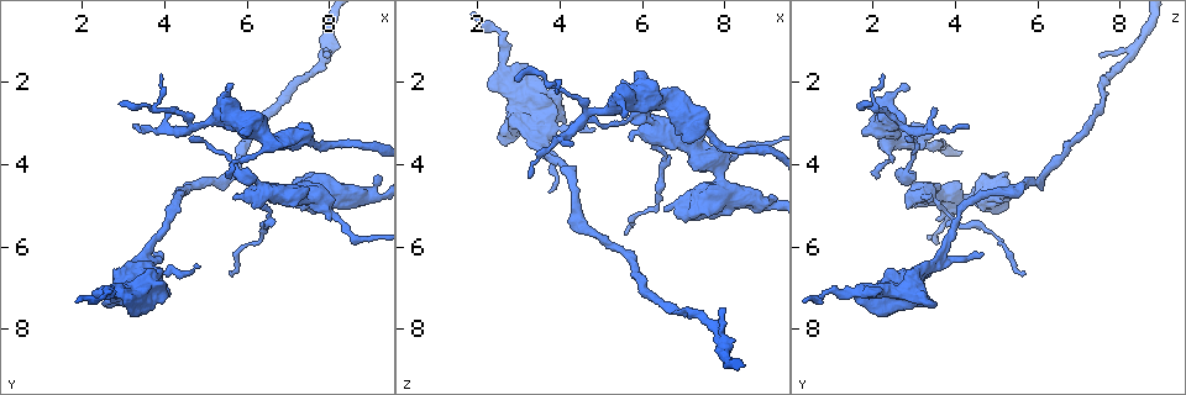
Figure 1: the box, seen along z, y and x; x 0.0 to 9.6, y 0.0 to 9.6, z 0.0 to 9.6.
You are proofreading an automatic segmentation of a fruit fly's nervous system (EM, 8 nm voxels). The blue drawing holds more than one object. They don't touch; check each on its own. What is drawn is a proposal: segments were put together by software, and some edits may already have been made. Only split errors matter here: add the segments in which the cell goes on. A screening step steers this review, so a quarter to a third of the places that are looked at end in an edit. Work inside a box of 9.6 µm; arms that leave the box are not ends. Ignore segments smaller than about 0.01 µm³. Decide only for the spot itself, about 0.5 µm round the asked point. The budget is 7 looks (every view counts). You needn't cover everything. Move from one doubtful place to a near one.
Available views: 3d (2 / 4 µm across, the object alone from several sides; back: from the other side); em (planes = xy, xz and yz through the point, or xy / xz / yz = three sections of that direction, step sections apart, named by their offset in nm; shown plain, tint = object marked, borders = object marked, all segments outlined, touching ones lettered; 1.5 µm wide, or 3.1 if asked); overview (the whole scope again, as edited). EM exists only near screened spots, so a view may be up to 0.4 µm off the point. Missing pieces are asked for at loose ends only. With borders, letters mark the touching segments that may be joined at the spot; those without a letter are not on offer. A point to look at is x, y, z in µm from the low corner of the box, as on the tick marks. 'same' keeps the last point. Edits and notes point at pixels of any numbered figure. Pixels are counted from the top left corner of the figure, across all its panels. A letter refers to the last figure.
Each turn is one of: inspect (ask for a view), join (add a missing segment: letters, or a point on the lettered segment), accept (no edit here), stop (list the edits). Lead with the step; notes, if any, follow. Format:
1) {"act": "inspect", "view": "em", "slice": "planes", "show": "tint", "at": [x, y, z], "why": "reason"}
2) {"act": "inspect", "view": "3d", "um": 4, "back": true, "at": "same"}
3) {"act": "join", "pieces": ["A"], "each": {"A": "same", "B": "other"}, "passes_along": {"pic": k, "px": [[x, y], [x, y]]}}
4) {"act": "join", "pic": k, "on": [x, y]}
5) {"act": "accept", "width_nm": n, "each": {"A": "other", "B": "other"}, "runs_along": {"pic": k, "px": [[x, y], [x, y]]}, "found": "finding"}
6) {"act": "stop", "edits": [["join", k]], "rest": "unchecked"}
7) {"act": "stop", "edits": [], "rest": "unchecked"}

{"act": "inspect", "view": "3d", "um": 4, "at": [8.00, 1.45, 7.45], "why": "tapers out"}

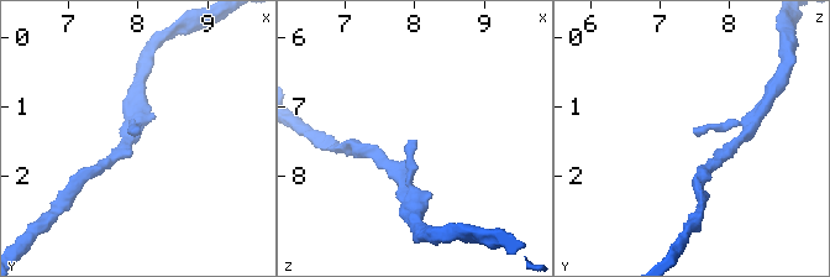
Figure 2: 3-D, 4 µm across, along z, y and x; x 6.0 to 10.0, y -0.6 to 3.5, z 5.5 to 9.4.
{"act": "inspect", "view": "em", "slice": "xy", "step": 4, "show": "tint", "at": [7.95, 1.35, 7.45]}

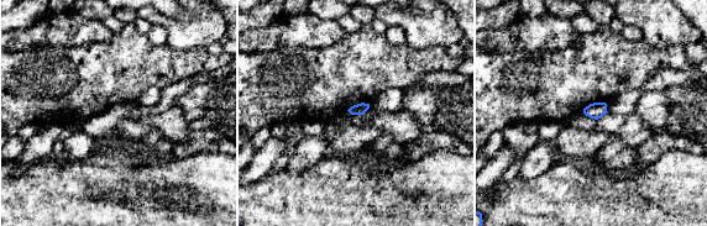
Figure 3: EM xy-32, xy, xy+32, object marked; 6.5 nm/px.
{"act": "inspect", "view": "em", "slice": "xz", "step": 8, "show": "borders", "at": "same", "why": "cut it another way"}

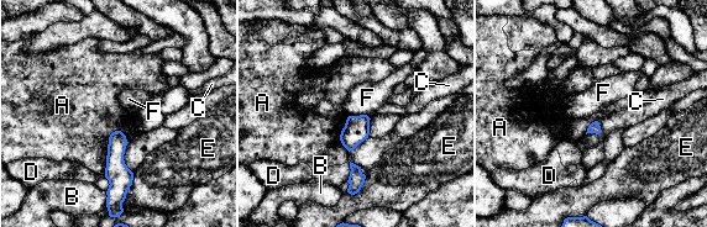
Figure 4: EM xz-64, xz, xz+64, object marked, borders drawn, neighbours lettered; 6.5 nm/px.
{"act": "accept", "each": {"A": "other", "B": "other", "C": "other", "D": "other", "E": "other", "F": "other"}, "found": "none of them fits"}

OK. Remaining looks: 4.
{"act": "inspect", "view": "em", "slice": "planes", "show": "borders", "at": [5.85, 4.85, 3.50], "why": "an open end"}

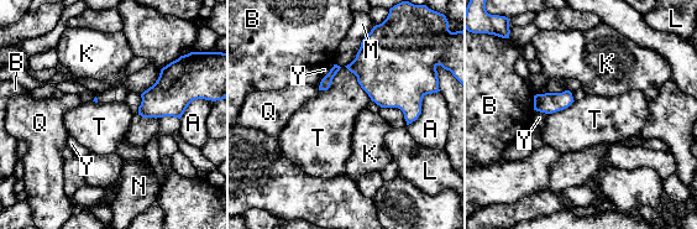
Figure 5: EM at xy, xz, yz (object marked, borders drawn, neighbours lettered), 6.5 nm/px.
{"act": "accept", "longest_contact_nm": ["M", 300], "each": {"A": "other", "B": "other", "K": "other", "L": "other", "M": "other", "N": "other", "Q": "other", "T": "other", "Y": "other"}, "border": {"pic": 5, "px": [[345, 66], [371, 99]]}, "found": "no lettered segment goes on from it"}

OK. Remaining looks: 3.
{"act": "inspect", "view": "em", "slice": "planes", "show": "tint", "at": [2.70, 7.40, 3.55], "why": "branch stops here"}

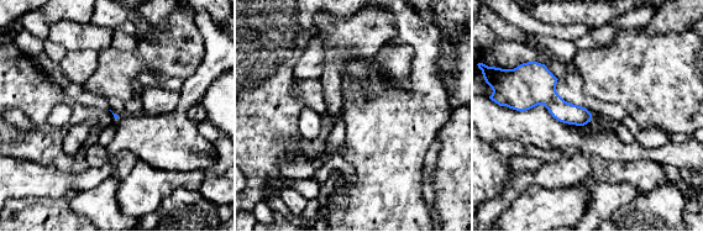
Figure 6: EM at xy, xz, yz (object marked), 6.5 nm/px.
{"act": "inspect", "view": "em", "slice": "planes", "show": "borders", "at": "same"}

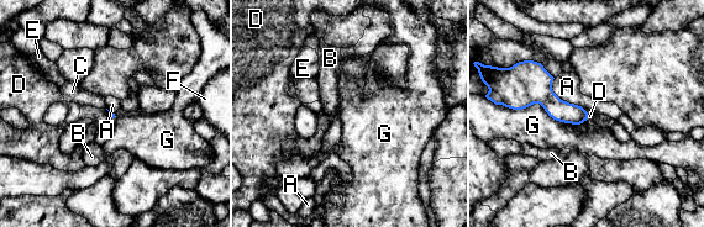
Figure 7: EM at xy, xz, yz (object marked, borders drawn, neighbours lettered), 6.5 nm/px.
{"act": "accept", "each": {"A": "other", "B": "other", "C": "other", "D": "other", "E": "other", "F": "other", "G": "other"}, "border": {"pic": 7, "px": [[553, 78], [552, 90], [588, 114]]}, "found": "none of them fits"}

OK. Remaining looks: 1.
{"act": "stop", "edits": [], "rest": "unchecked"}

